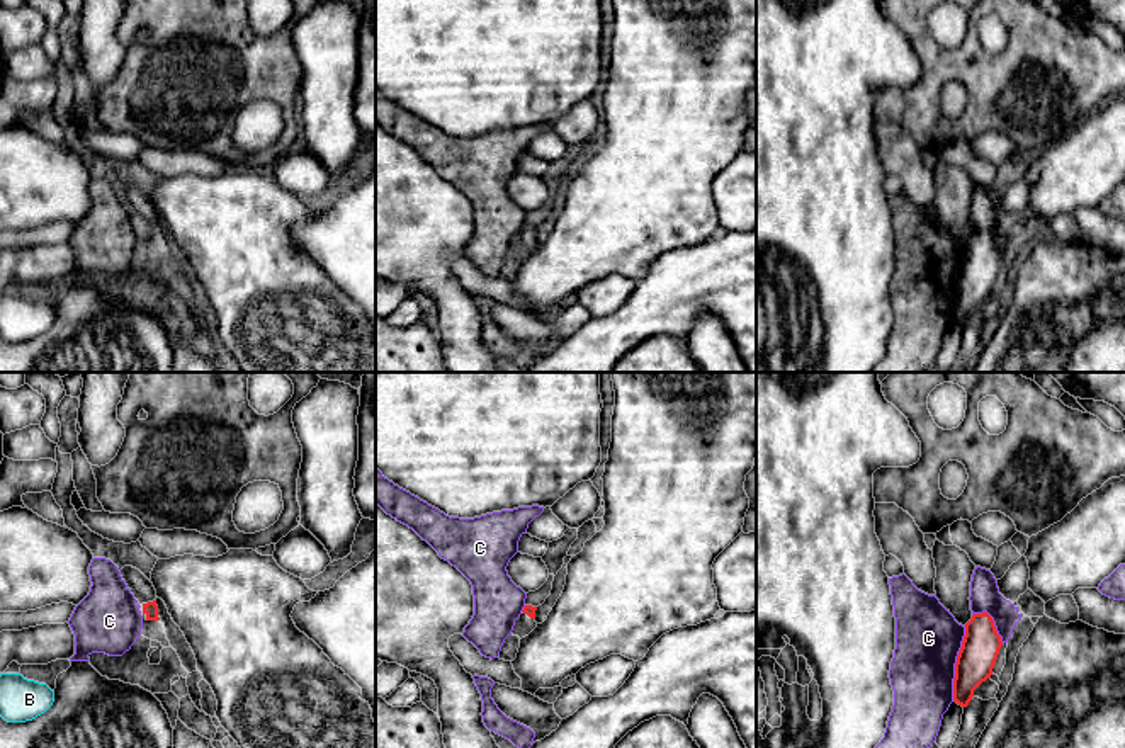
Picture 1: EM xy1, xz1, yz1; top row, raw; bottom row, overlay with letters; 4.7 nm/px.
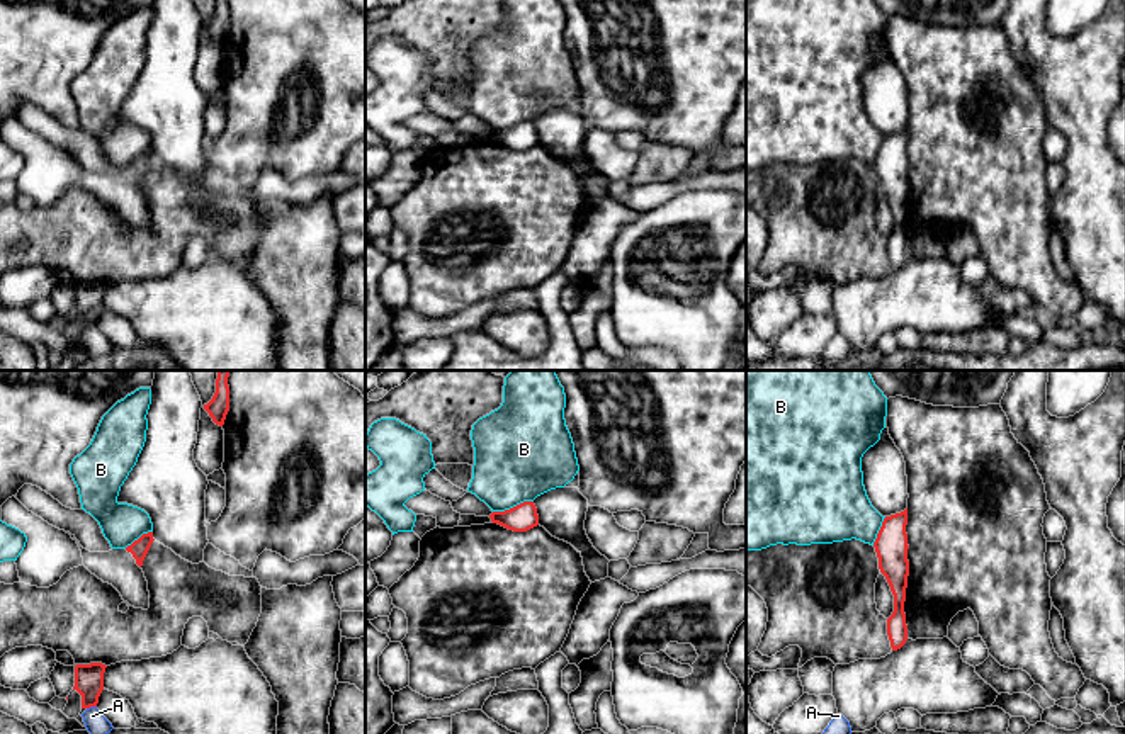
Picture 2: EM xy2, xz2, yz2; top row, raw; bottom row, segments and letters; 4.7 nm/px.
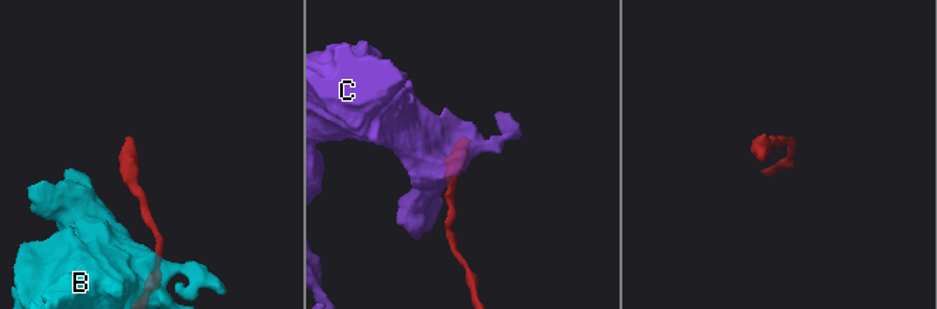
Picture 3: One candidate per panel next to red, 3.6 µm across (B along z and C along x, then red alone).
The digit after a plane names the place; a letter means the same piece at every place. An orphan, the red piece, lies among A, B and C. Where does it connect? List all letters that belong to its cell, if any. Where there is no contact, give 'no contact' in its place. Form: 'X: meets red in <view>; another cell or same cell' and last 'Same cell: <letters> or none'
A: meets red in xy2; another cell
B: meets red in xz2; another cell
C: meets red in yz1; another cell
Same cell: none

